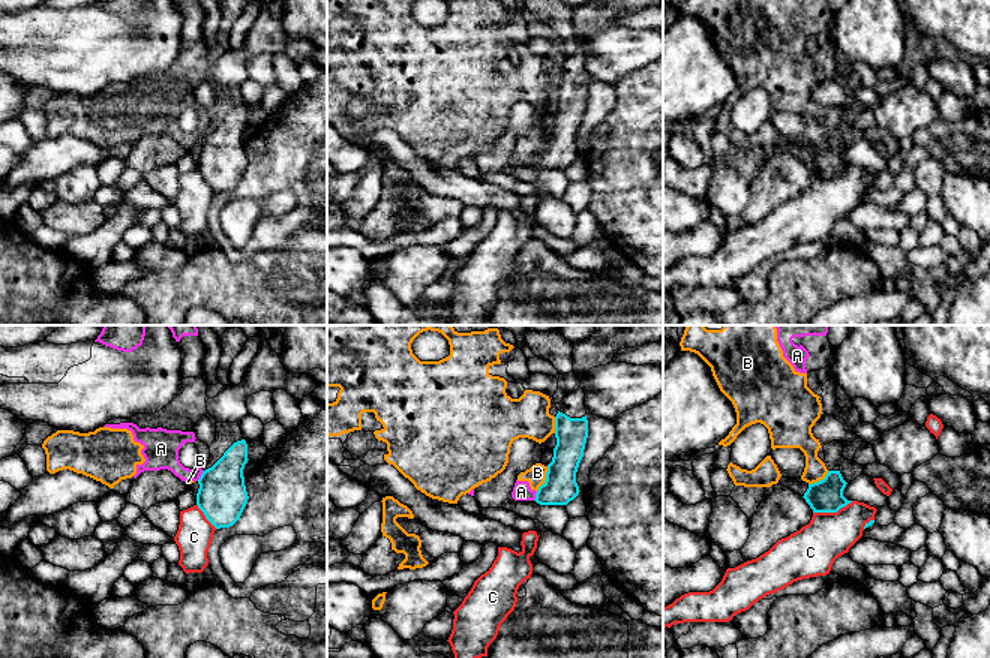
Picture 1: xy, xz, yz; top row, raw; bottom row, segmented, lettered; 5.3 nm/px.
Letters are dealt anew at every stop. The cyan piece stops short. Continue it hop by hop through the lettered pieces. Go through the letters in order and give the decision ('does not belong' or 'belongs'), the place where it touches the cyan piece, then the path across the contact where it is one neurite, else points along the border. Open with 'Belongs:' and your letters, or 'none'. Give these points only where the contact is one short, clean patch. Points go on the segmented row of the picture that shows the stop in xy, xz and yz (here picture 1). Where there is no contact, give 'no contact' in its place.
Belongs: none
A: does not belong; contact xy (201, 475); border xy (203, 471), (197, 480)
B: does not belong; contact xz (546, 478)
C: does not belong; contact yz (833, 511); border yz (852, 501), (836, 511), (813, 513)

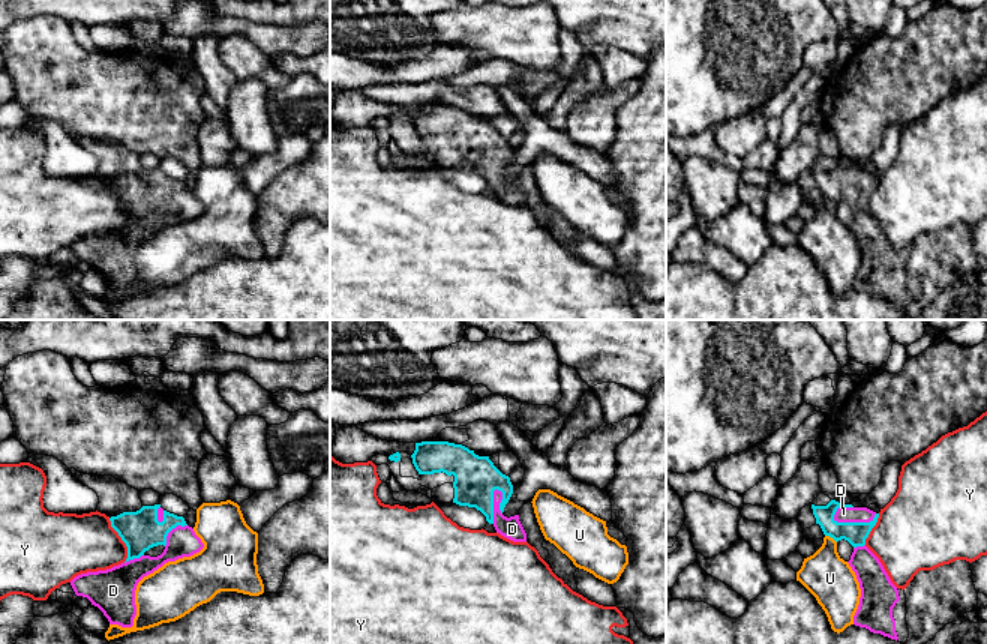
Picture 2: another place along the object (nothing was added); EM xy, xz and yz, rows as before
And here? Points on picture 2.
Belongs: D
D: belongs; contact yz (854, 523)
U: does not belong; contact yz (831, 536); border yz (825, 535), (836, 542)
Y: does not belong; contact xy (122, 539)

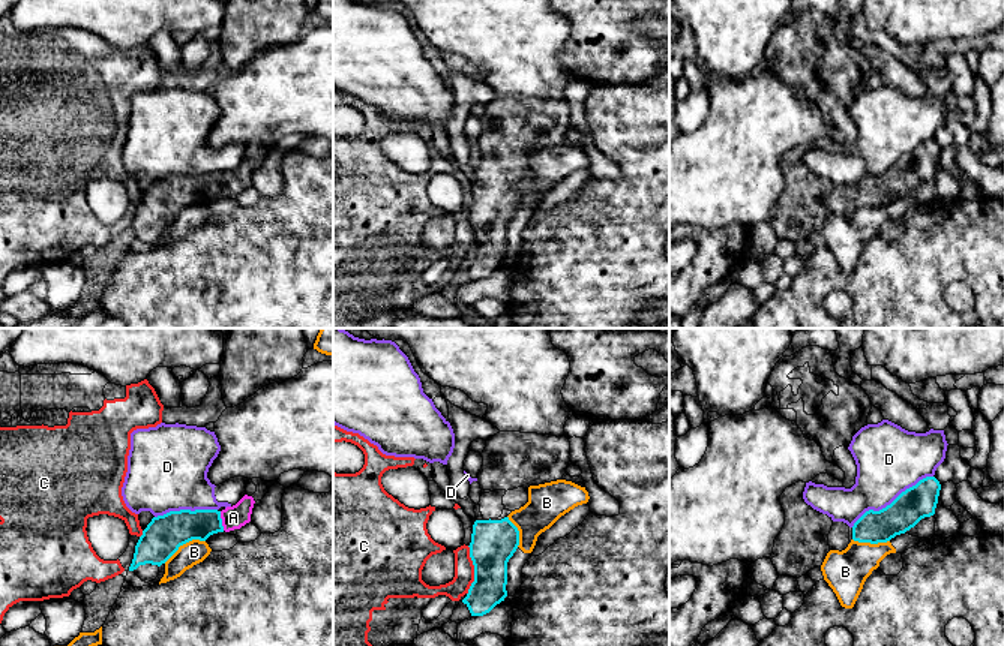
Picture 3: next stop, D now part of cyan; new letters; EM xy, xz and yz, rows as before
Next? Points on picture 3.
Belongs: A
A: belongs; contact xy (221, 520); way xy (176, 528), (221, 520), (233, 517)
B: does not belong; contact xy (183, 543); border xy (204, 540), (183, 543), (164, 562)
C: does not belong; contact xz (474, 570)
D: does not belong; contact yz (893, 501)

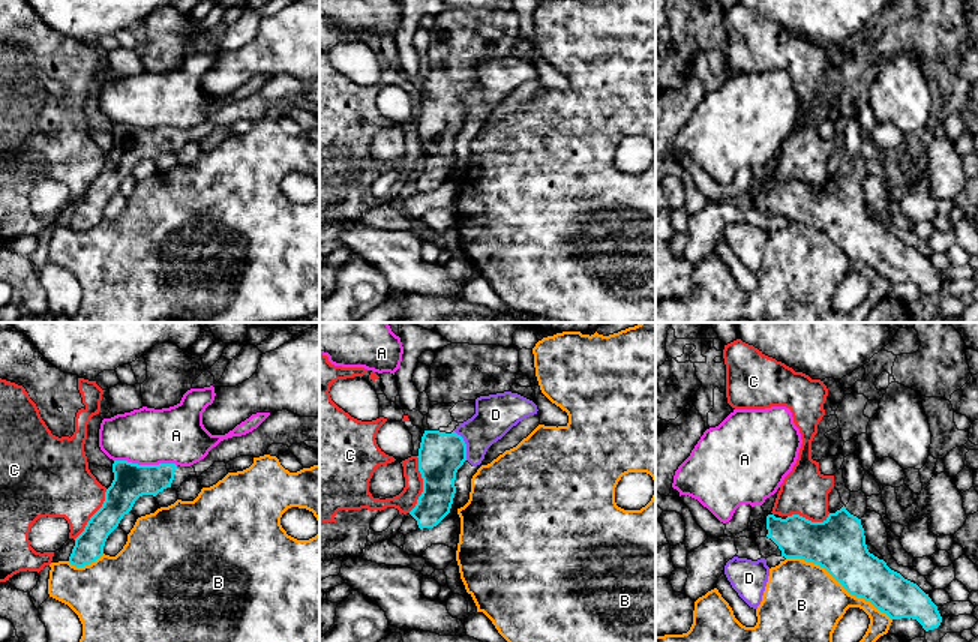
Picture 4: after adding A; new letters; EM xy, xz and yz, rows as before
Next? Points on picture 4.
Belongs: none
A: does not belong; contact xy (146, 465)
B: does not belong; contact yz (839, 581)
C: does not belong; contact xz (423, 485)
D: does not belong; contact xz (465, 444); border xz (453, 431), (465, 444), (467, 459)

